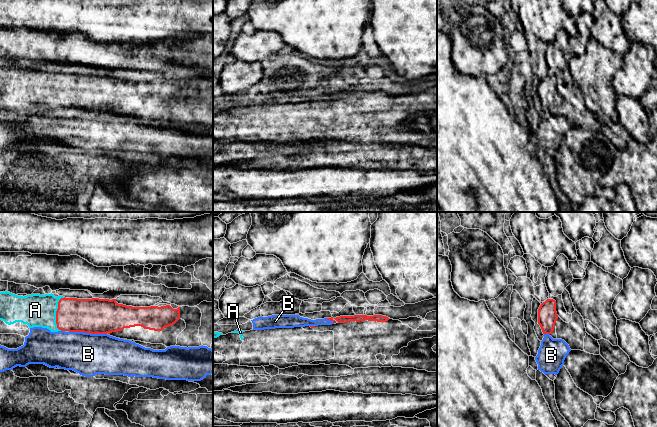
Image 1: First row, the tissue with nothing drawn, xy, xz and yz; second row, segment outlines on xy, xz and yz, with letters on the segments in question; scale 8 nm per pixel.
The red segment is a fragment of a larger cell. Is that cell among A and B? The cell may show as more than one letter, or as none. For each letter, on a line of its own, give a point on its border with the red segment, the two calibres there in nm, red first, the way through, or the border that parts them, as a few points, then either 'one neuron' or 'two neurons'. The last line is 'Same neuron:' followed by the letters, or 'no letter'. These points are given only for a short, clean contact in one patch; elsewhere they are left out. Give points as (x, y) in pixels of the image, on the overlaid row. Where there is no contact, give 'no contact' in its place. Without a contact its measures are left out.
A: xy (56, 313) | 280/260 nm | across xy (74, 315), (56, 313), (35, 310) | one neuron
B: xy (88, 332) | 280/340 nm | along xy (69, 331), (106, 334) | two neurons
Same neuron: A

